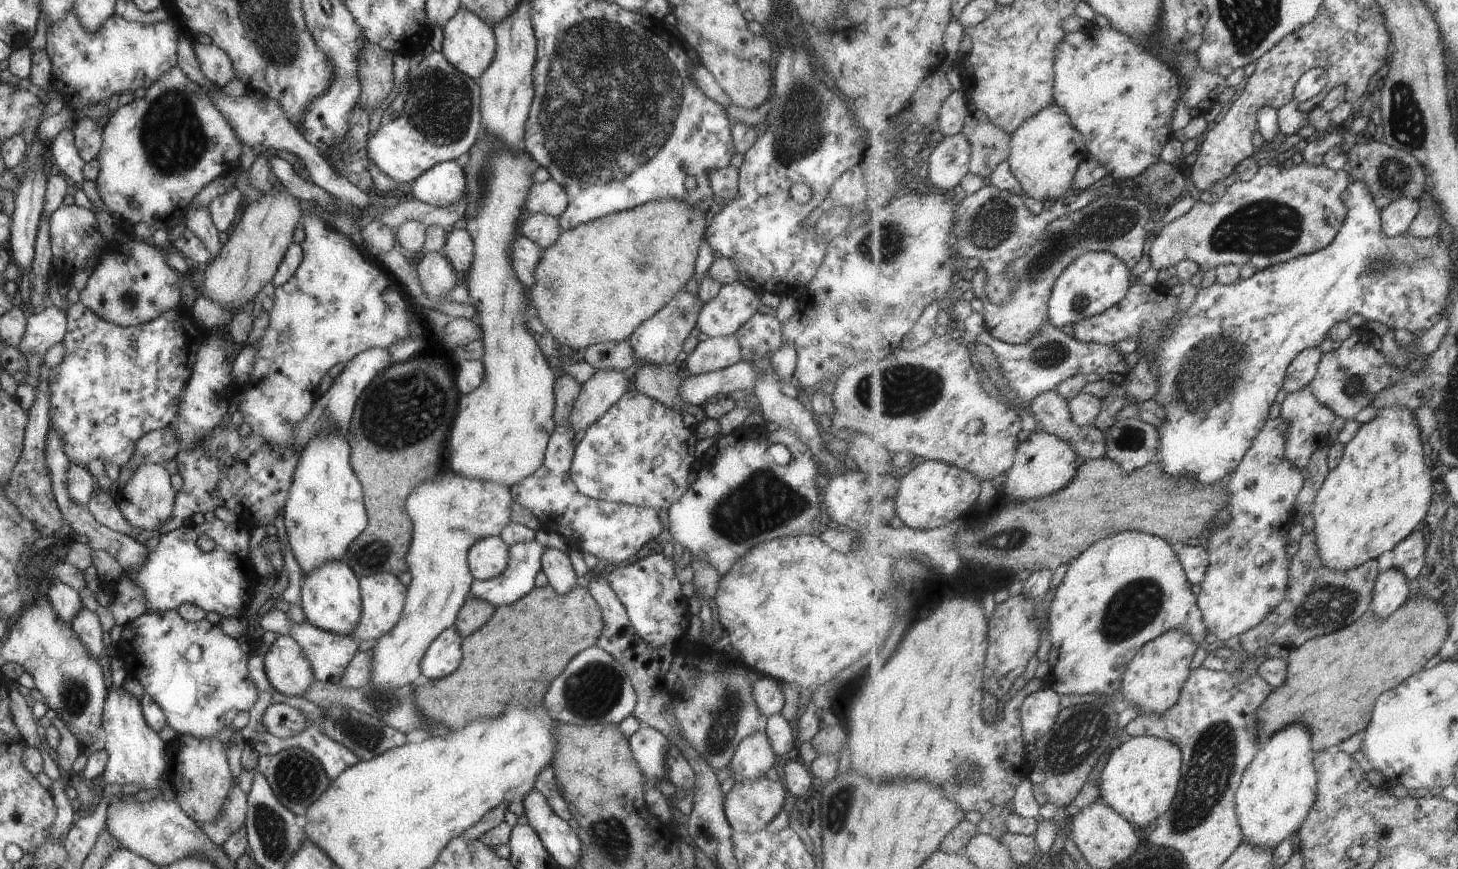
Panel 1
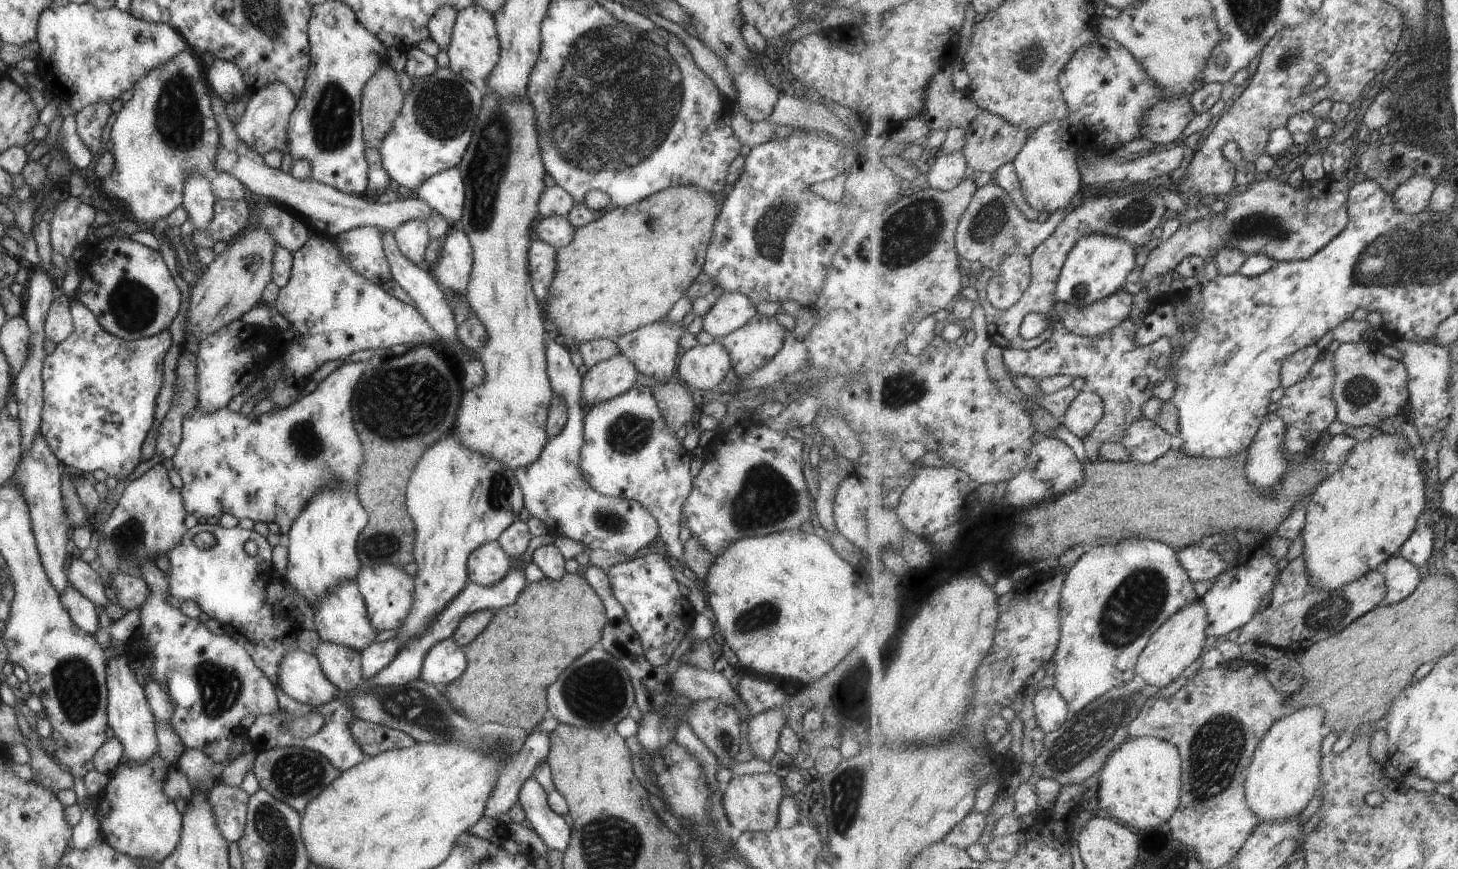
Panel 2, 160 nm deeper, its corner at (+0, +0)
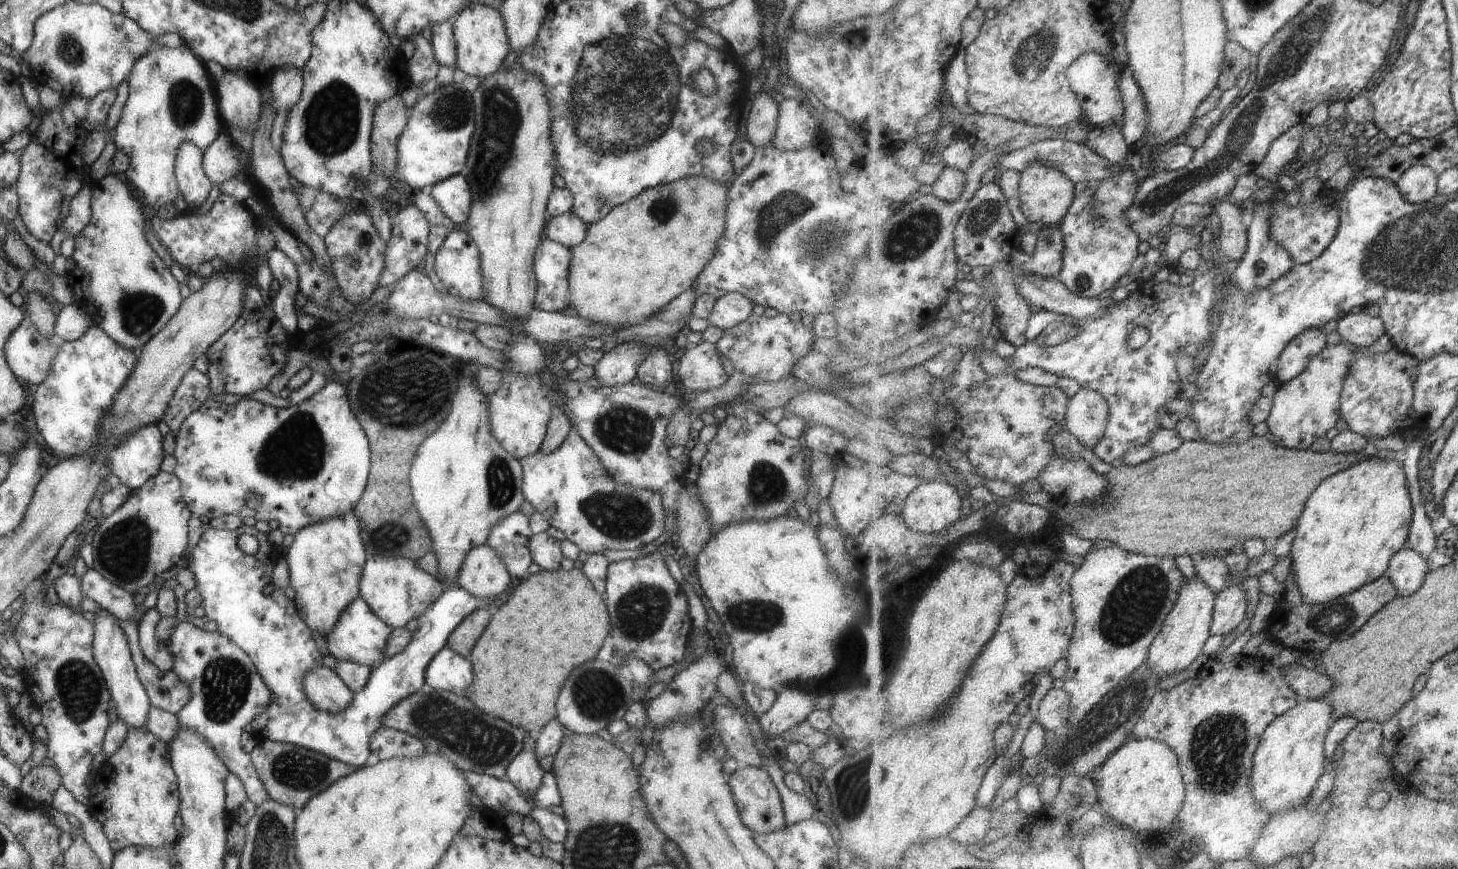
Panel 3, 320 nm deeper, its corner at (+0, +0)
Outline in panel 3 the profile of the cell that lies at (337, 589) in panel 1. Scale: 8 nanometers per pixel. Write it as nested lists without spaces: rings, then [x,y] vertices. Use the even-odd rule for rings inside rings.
[[[357,596],[341,610],[341,614],[337,616],[337,622],[331,626],[329,634],[325,634],[324,640],[327,644],[328,653],[336,660],[349,660],[373,668],[384,660],[382,658],[383,652],[385,652],[383,646],[387,642],[390,630],[389,626],[378,620],[377,616],[369,609],[369,606]]]

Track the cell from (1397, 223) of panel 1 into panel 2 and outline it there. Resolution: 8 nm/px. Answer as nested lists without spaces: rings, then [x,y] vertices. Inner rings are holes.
[[[1412,176],[1393,194],[1397,208],[1409,215],[1425,212],[1430,206],[1436,183],[1431,177]]]

